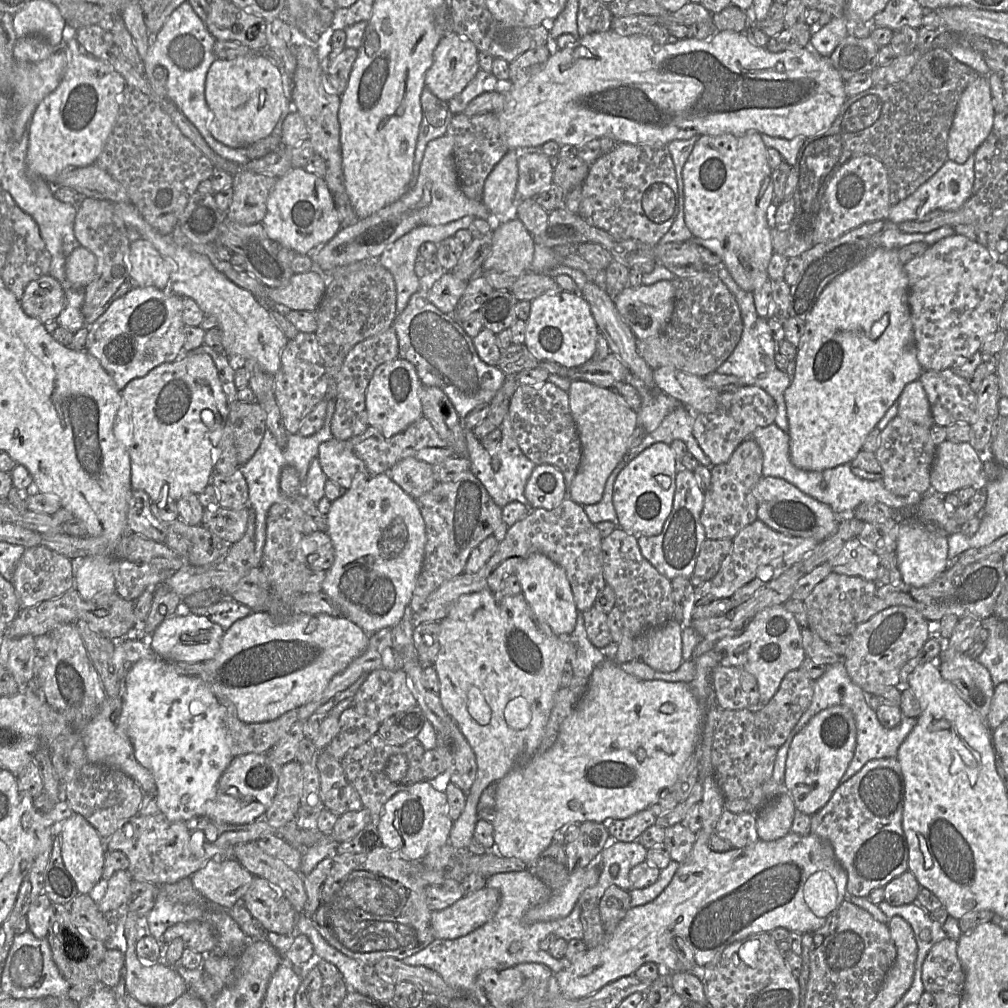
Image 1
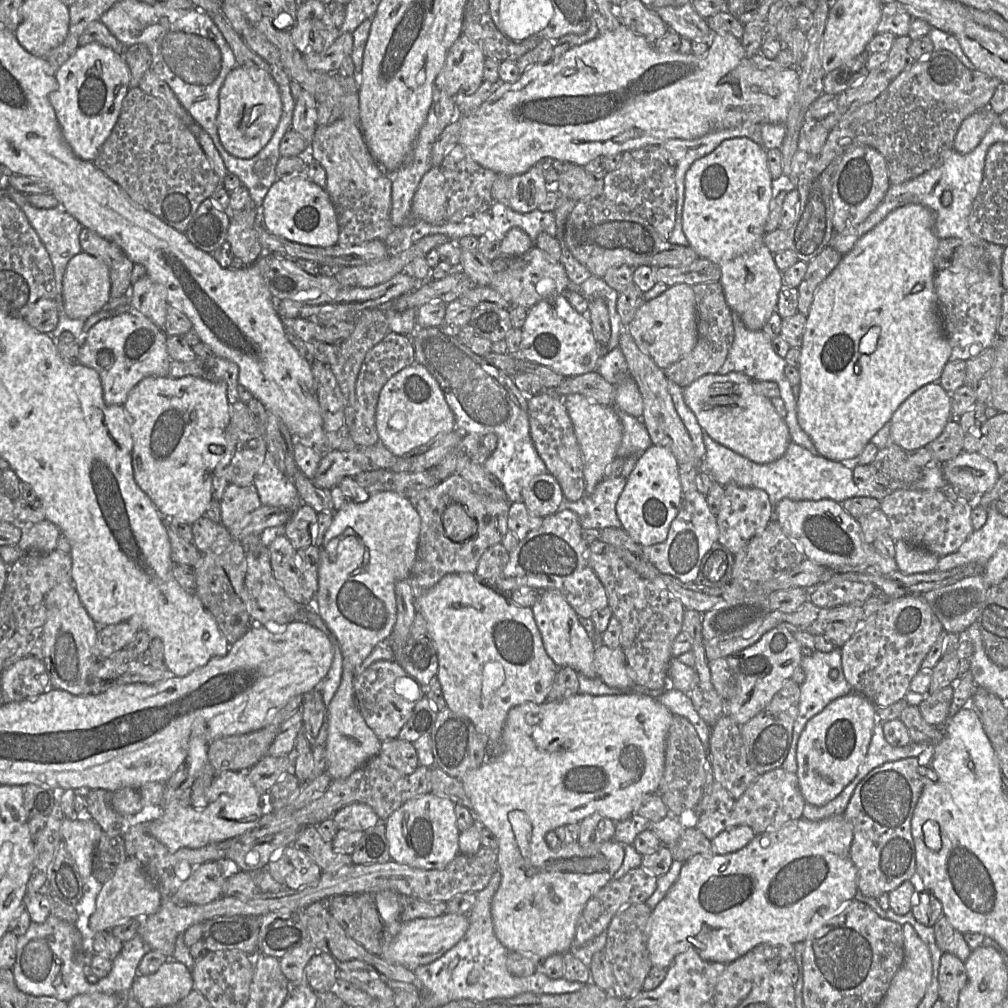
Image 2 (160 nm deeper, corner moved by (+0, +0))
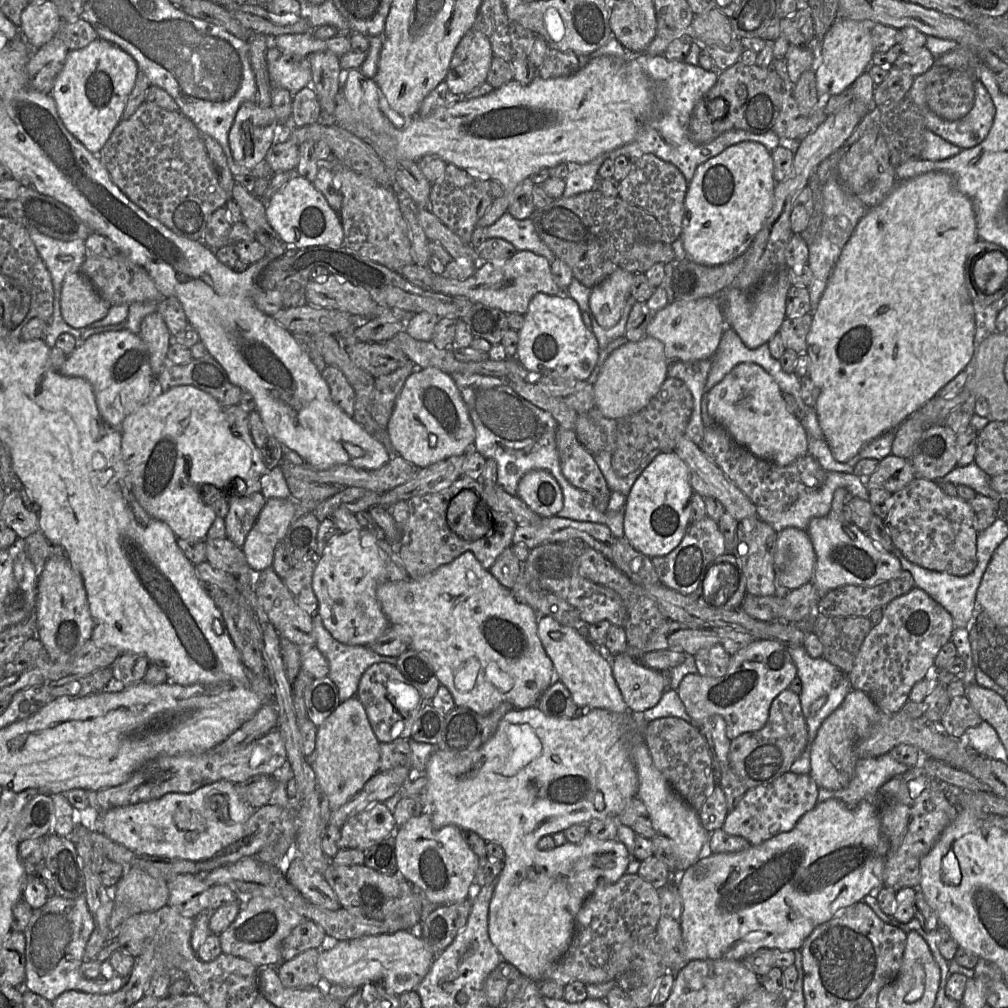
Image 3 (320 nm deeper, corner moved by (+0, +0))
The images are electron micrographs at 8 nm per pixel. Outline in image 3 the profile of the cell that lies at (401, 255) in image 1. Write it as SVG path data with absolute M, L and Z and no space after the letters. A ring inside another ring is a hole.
M506 211L495 223L484 227L488 238L502 238L510 242L517 251L531 251L551 263L556 257L539 237L531 218L518 220Z

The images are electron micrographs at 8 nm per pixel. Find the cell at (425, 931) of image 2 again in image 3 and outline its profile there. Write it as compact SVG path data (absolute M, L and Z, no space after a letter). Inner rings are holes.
M398 930L394 933L367 935L342 940L331 949L321 950L317 963L321 978L329 984L361 988L365 983L381 983L388 994L399 996L416 990L435 959L417 930Z

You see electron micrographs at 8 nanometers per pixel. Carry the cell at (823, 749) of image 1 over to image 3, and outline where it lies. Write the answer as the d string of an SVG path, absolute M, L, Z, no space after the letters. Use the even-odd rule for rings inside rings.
M850 690L842 704L820 726L812 744L810 776L818 787L828 790L845 788L852 780L859 757L856 745L871 733L878 720L879 709L871 698L861 690Z

